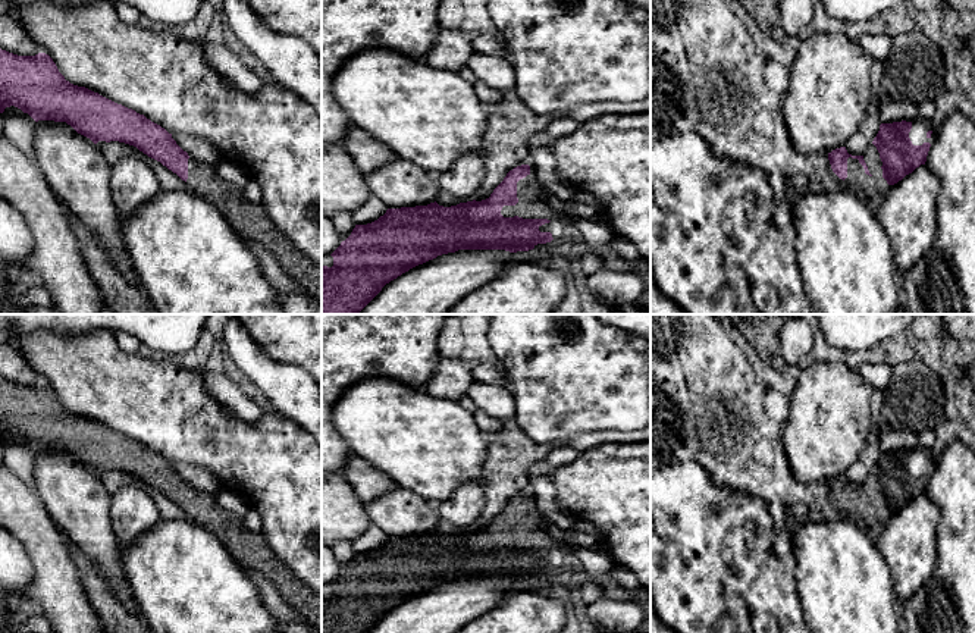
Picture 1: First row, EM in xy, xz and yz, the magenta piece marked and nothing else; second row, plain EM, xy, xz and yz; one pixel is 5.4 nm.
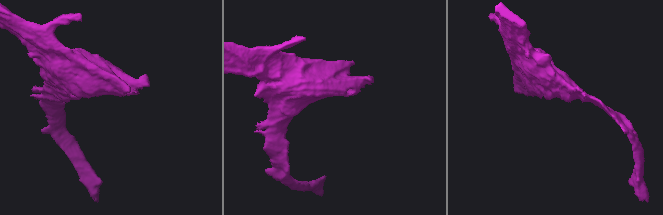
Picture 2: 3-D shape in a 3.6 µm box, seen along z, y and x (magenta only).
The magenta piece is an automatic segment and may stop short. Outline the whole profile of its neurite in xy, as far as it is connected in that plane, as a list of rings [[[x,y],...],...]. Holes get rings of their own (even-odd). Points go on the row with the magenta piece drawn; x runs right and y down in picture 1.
[[[0,48],[0,113],[15,106],[35,122],[66,122],[98,141],[137,147],[186,182],[186,189],[210,195],[225,188],[213,166],[184,151],[164,128],[144,115],[65,79],[46,53],[18,56]]]

